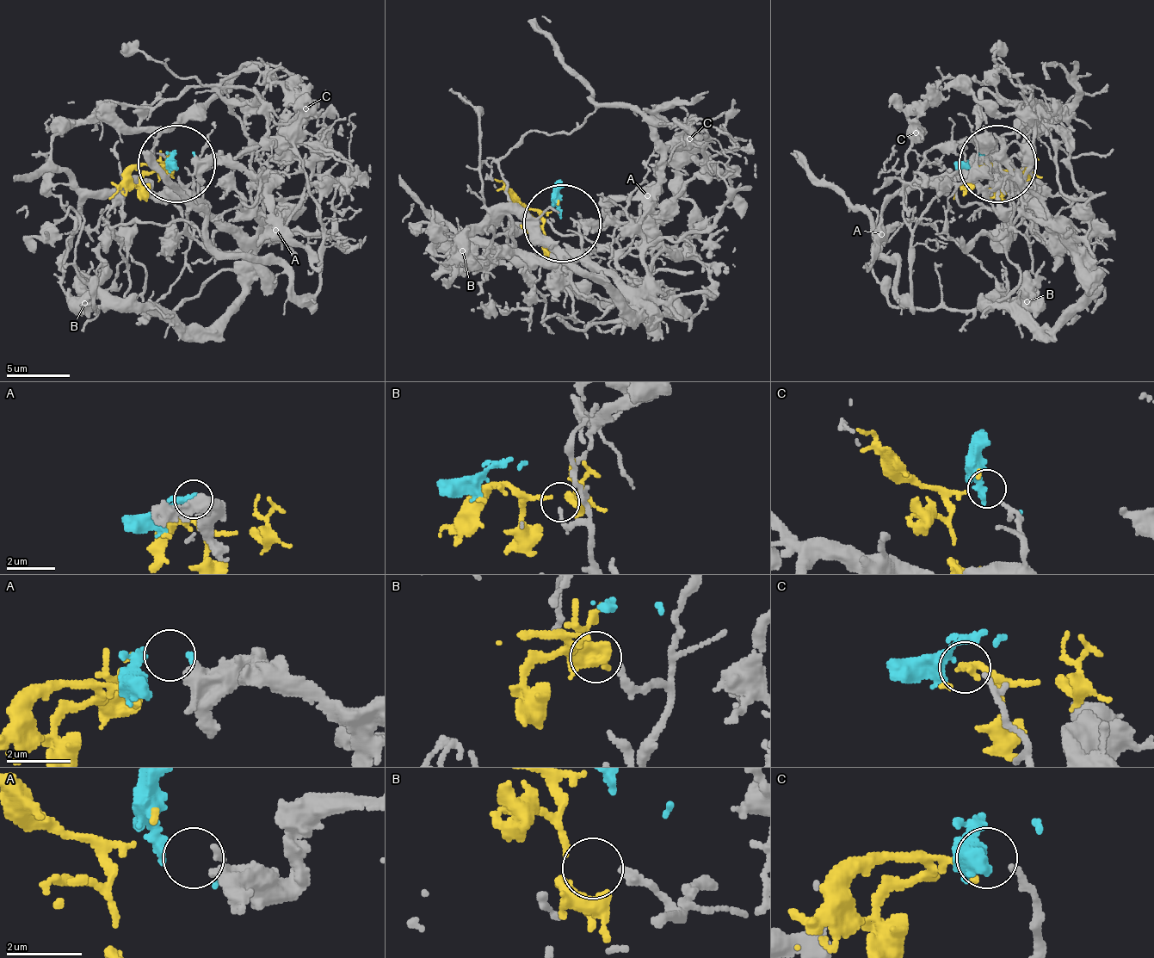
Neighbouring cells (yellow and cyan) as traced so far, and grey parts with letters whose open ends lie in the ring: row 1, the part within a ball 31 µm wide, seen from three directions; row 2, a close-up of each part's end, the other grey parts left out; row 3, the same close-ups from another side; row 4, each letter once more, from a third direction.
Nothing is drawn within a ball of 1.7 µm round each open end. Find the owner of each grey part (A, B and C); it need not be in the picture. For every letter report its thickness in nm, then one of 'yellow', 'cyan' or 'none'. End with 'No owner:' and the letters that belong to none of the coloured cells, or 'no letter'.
A: 340 nm thick; cyan
B: 170 nm thick; yellow
C: 180 nm thick; none
No owner: C

